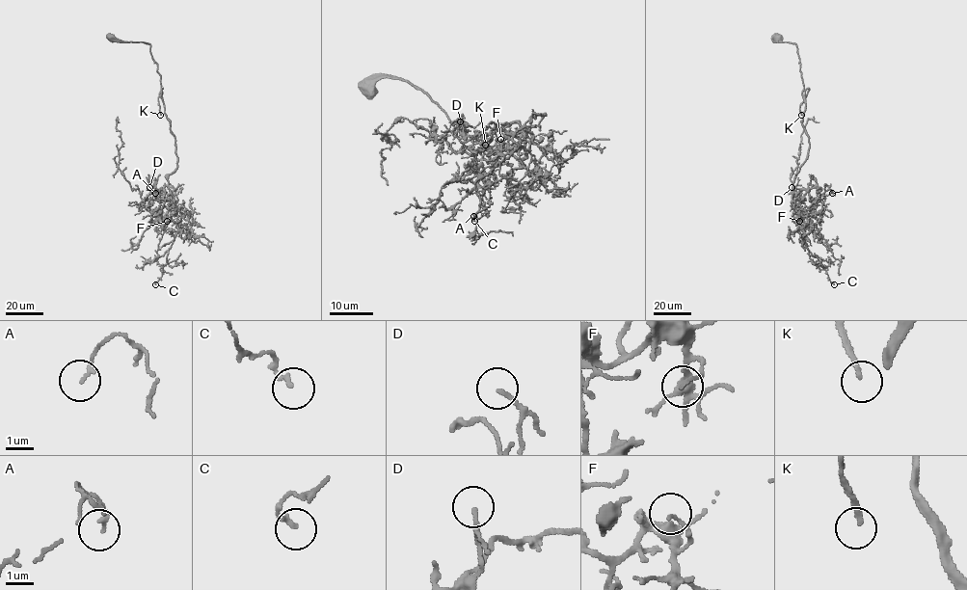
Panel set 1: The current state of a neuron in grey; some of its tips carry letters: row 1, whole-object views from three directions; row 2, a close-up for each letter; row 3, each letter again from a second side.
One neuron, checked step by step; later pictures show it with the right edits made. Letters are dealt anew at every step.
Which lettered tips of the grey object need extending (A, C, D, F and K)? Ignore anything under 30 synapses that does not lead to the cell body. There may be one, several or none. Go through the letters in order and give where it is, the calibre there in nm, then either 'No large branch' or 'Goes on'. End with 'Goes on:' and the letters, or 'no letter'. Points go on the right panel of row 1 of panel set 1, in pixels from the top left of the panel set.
A: Place: (832, 193). Thickness 150 nm. No large branch
C: Place: (834, 284). Thickness 160 nm. No large branch
D: Place: (792, 187). Thickness 140 nm. No large branch
F: Place: (799, 221). Thickness 110 nm. No large branch
K: Place: (801, 115). Thickness 150 nm. Goes on
Goes on: K

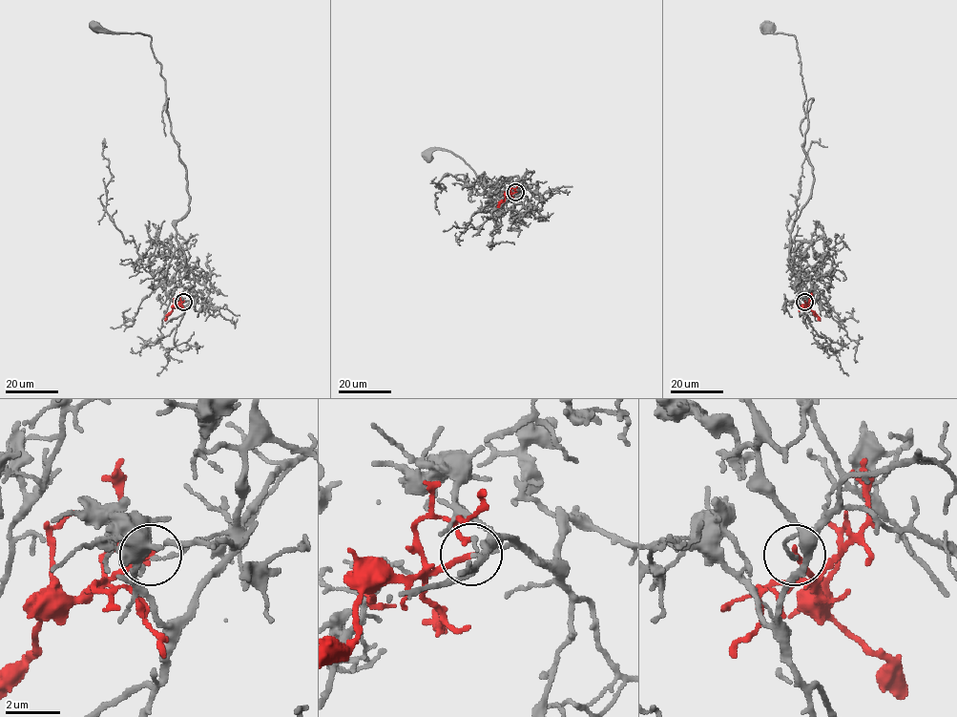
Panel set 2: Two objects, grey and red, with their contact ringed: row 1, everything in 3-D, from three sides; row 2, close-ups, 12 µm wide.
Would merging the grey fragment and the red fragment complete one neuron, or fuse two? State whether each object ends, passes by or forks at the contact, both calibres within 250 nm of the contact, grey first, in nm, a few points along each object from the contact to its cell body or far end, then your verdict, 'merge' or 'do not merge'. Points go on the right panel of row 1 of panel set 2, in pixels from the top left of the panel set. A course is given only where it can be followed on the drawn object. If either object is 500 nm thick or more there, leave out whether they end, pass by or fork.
grey ends there; red ends there; 130 nm thick on the grey side, 220 nm on the other; grey runs (804, 302), (789, 252), (814, 175), (803, 148), (805, 93), (796, 39), (762, 32), (768, 26); red runs (804, 302), (821, 321); do not merge

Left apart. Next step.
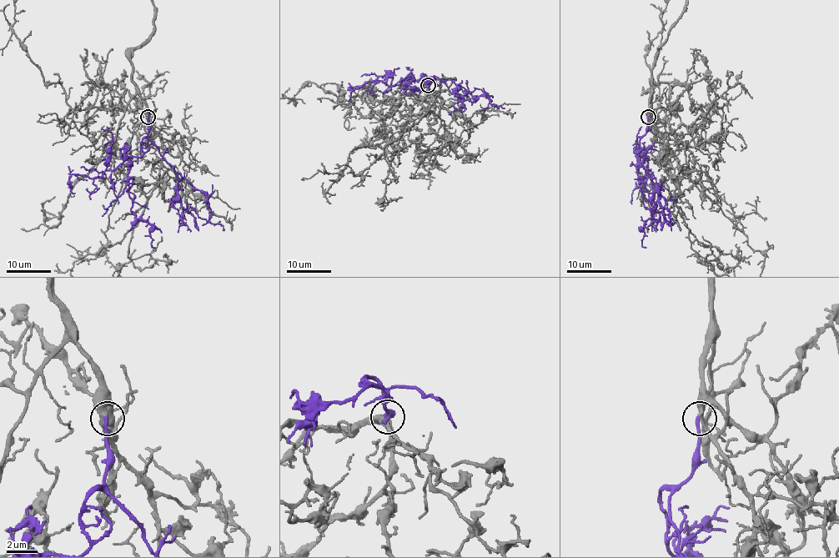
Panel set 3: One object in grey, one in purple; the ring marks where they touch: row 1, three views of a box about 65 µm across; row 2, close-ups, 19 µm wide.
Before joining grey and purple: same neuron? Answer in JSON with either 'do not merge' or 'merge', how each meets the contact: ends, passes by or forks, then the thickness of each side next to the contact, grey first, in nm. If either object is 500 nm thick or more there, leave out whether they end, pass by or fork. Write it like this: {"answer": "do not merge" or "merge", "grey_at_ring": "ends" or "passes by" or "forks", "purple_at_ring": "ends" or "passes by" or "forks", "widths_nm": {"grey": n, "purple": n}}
{"answer": "merge", "grey_at_ring": "passes by", "purple_at_ring": "ends", "widths_nm": {"grey": 320, "purple": 240}}

